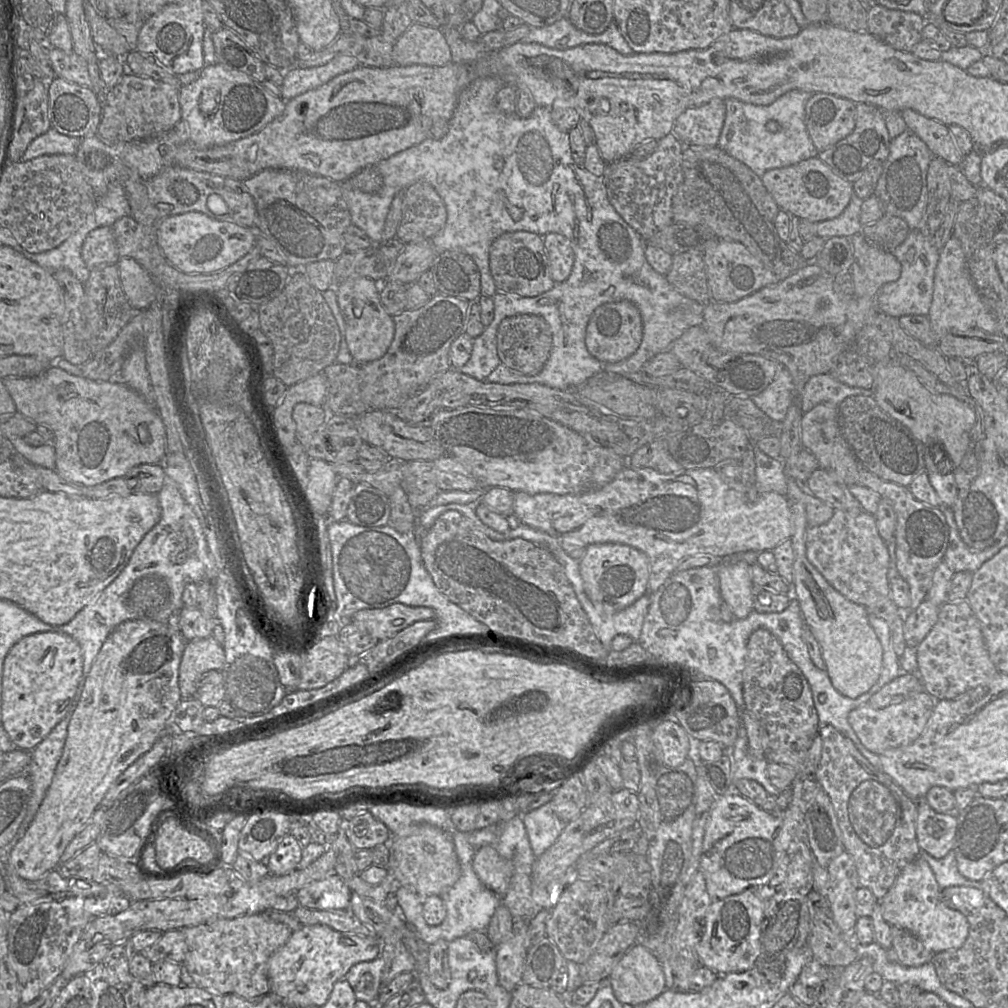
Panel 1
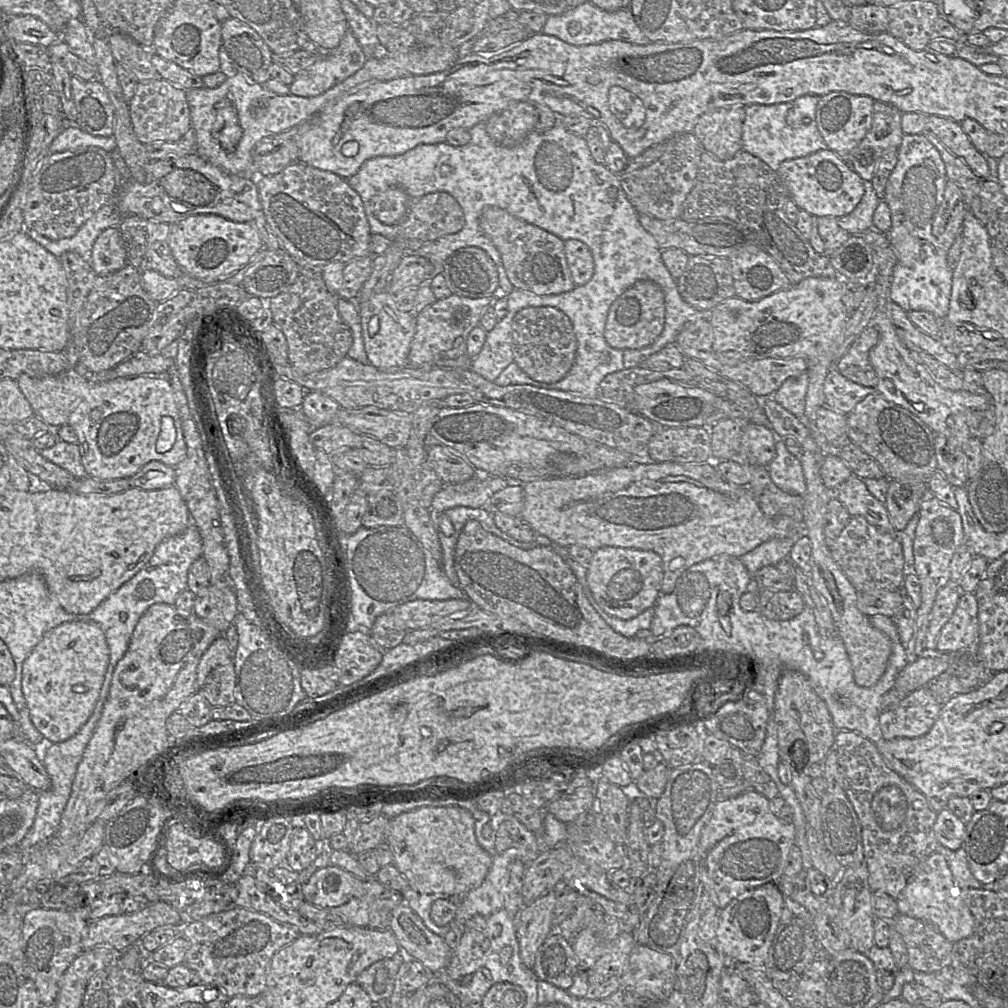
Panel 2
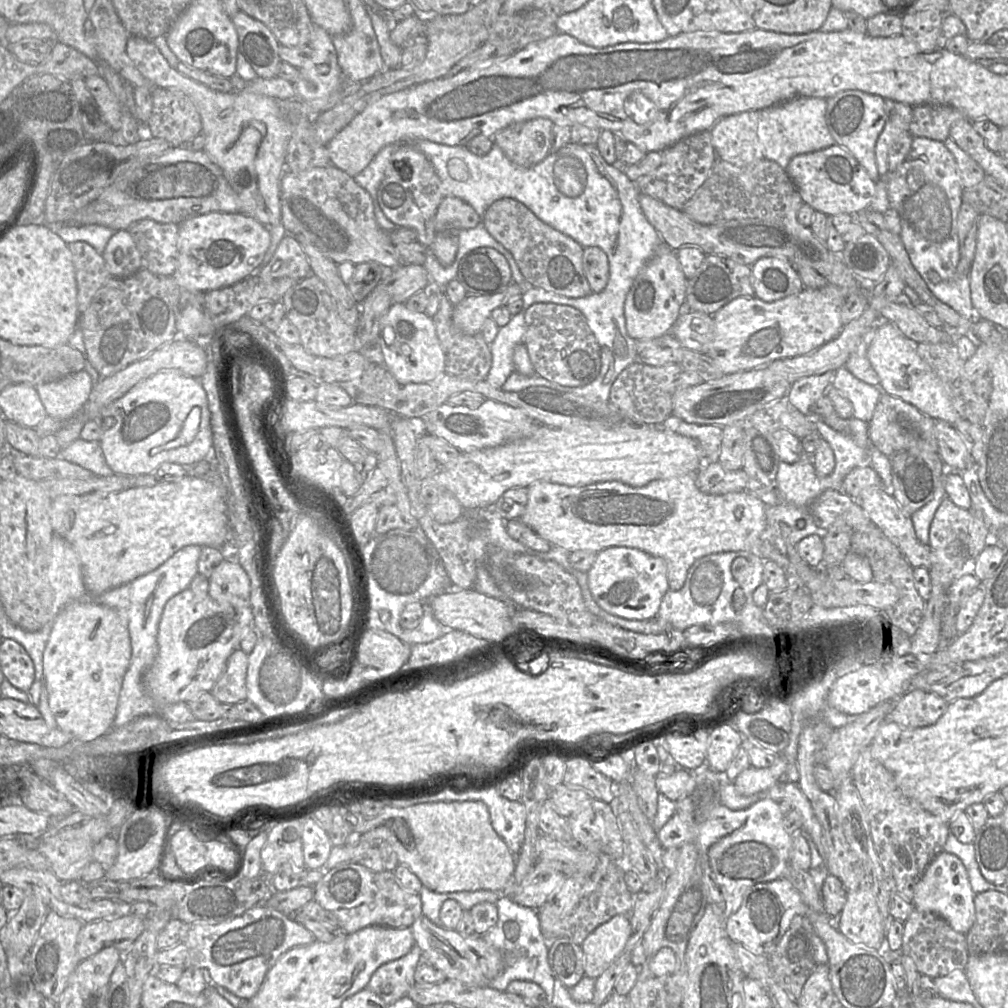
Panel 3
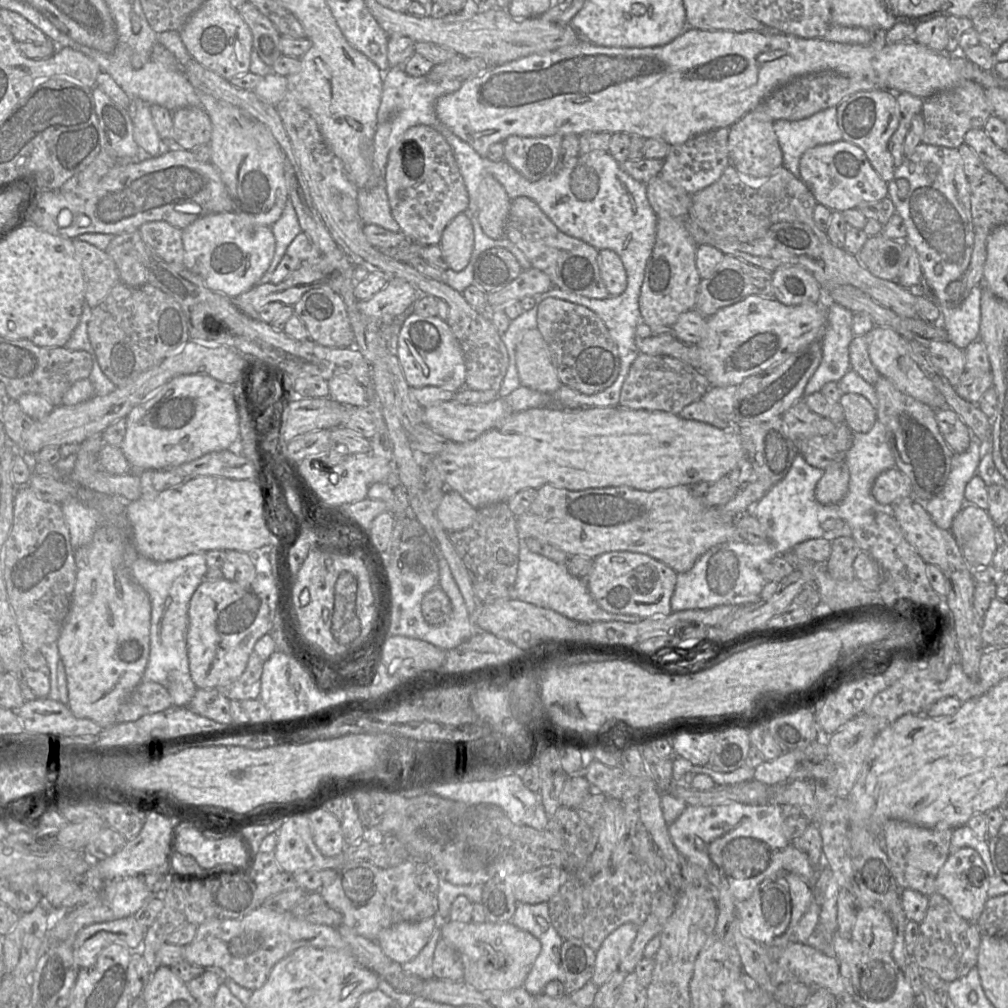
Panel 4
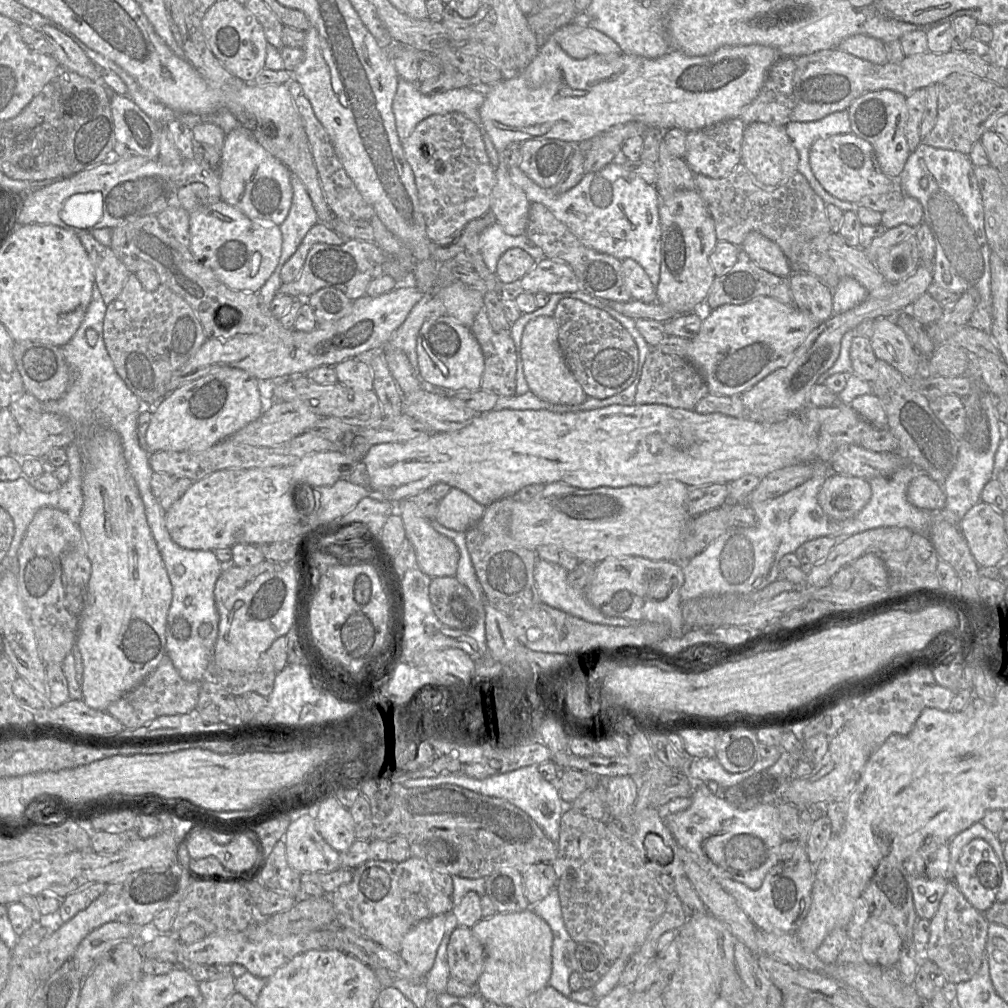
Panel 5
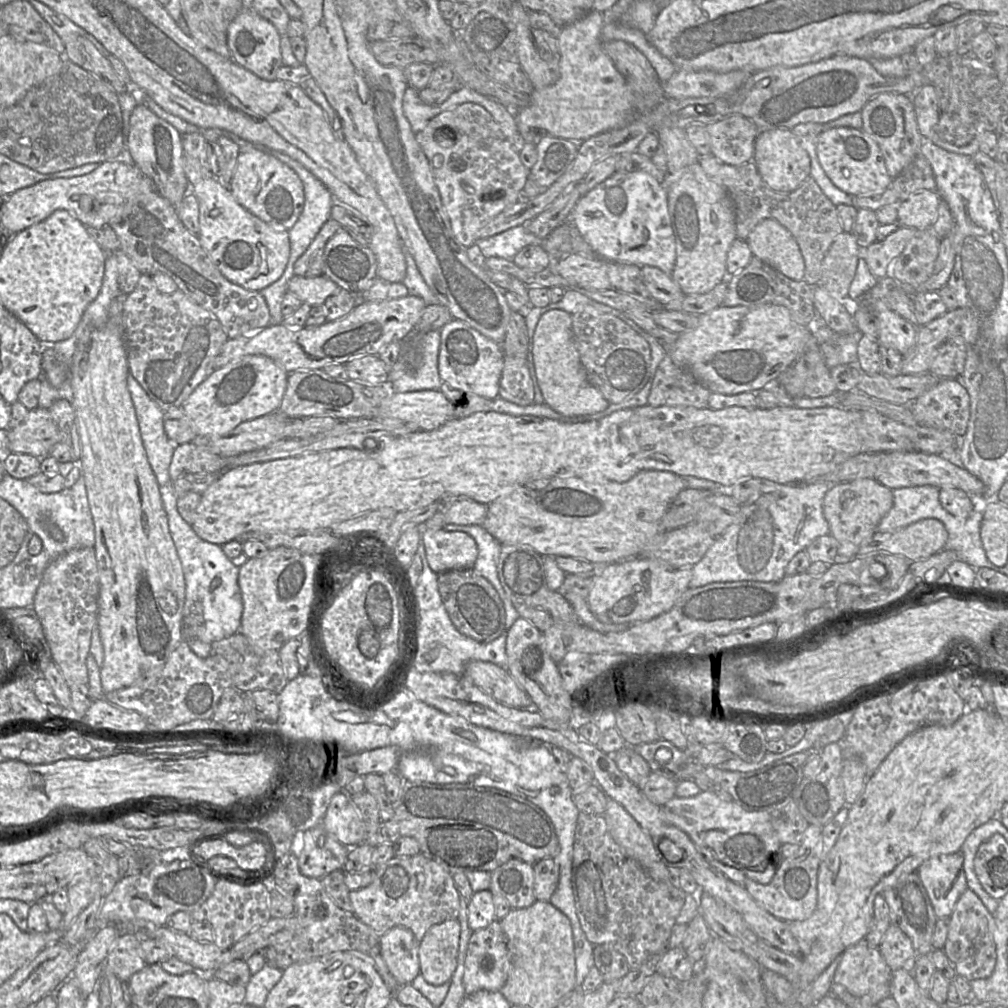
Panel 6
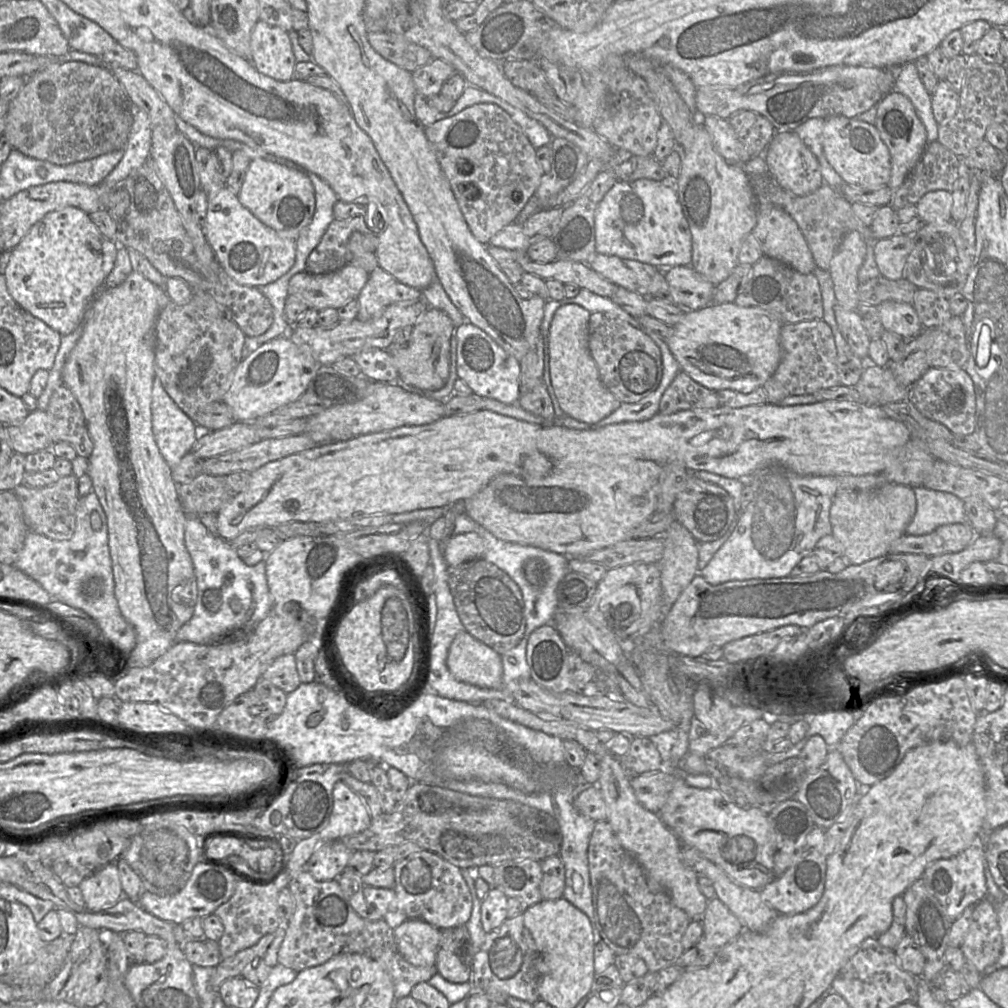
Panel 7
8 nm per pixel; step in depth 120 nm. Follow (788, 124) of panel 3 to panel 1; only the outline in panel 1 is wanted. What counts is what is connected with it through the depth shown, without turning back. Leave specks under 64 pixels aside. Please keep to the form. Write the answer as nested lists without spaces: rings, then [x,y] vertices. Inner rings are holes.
[[[793,89],[786,92],[769,105],[755,105],[736,98],[724,99],[726,115],[717,147],[744,163],[759,177],[768,170],[791,166],[802,160],[816,157],[819,151],[814,146],[805,125],[805,105],[812,94],[815,93]],[[768,121],[777,122],[779,129],[775,132],[769,131],[767,129]]]

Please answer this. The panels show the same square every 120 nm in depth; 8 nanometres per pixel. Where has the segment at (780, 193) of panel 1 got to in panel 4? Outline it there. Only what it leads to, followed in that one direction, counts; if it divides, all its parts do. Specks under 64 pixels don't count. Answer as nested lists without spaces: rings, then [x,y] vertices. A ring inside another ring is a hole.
[[[842,139],[806,150],[799,161],[799,172],[817,203],[832,211],[843,212],[888,197],[888,182],[878,175],[864,150]]]

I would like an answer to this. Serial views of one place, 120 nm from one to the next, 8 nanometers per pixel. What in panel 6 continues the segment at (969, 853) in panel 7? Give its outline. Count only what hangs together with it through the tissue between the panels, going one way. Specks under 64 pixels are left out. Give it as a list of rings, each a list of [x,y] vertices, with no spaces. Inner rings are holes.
[[[960,851],[940,854],[924,861],[916,871],[939,919],[949,918],[960,895],[968,888],[963,862]]]

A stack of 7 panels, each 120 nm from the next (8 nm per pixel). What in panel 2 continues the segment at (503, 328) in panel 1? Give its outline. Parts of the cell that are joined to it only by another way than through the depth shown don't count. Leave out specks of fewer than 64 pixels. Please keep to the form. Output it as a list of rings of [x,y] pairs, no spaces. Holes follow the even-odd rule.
[[[557,308],[522,309],[513,318],[511,337],[514,363],[533,380],[547,384],[559,382],[574,364],[577,338],[569,317]]]

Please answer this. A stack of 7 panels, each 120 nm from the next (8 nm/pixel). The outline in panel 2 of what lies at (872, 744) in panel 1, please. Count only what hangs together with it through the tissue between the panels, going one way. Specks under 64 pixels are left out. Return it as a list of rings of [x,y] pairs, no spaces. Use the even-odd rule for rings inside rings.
[[[927,687],[907,695],[894,709],[879,715],[882,738],[919,738],[927,734],[938,718],[942,704]]]

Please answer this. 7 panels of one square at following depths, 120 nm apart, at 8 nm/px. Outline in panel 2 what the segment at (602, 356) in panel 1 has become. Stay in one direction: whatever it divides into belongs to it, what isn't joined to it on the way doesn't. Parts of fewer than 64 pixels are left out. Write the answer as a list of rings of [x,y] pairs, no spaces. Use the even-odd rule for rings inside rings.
[[[642,280],[619,296],[610,306],[604,336],[616,349],[641,349],[653,343],[662,333],[665,324],[665,297],[659,285]]]

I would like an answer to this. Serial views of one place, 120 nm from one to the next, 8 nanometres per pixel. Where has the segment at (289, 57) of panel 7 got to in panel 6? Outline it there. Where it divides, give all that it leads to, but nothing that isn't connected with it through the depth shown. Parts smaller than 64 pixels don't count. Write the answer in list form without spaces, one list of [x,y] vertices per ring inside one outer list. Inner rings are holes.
[[[248,6],[232,20],[227,28],[229,57],[238,65],[261,79],[276,80],[276,73],[283,65],[280,41],[281,35],[272,23],[263,19]]]

